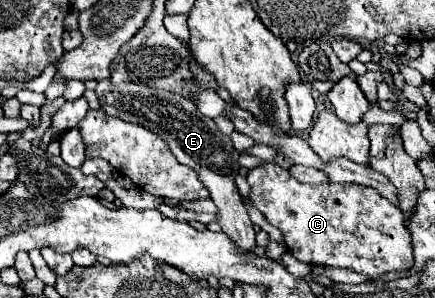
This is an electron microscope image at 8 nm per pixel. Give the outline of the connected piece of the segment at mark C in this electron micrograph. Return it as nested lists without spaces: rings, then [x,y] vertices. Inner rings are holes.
[[[266,162],[248,170],[248,184],[252,188],[250,200],[254,208],[258,208],[266,220],[276,226],[284,234],[284,242],[288,252],[306,264],[320,264],[320,266],[334,266],[334,268],[348,268],[358,274],[376,278],[392,270],[410,270],[414,266],[412,256],[412,240],[404,226],[404,216],[400,210],[386,200],[378,190],[360,184],[302,184],[290,176],[290,172],[274,162]]]

